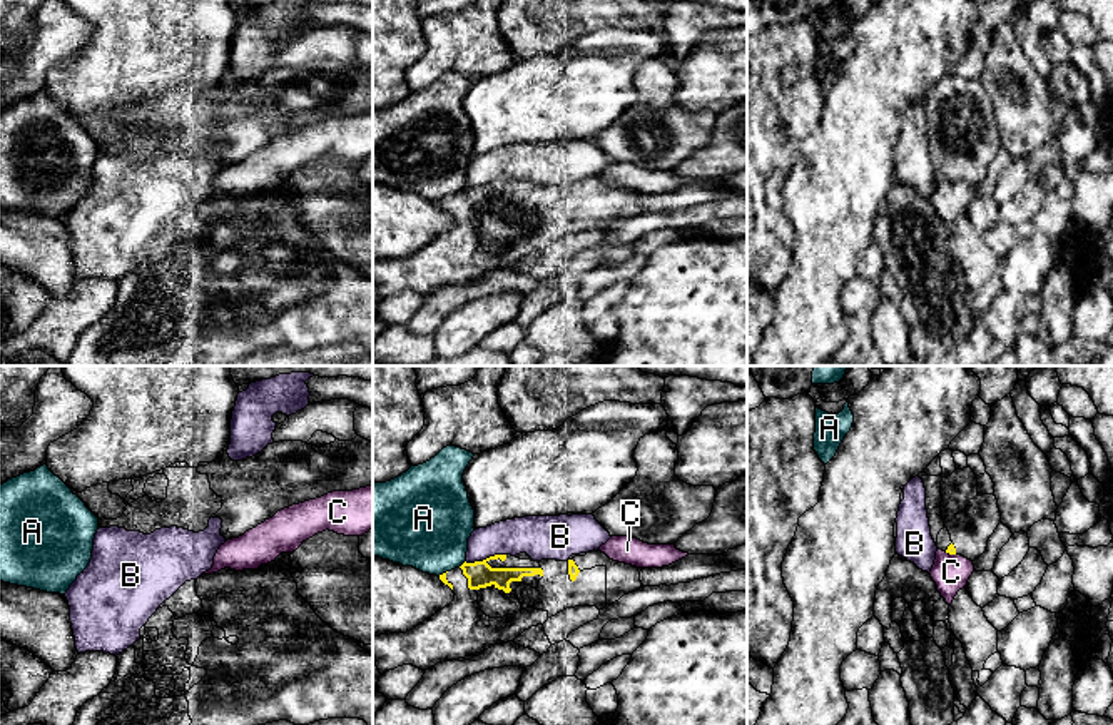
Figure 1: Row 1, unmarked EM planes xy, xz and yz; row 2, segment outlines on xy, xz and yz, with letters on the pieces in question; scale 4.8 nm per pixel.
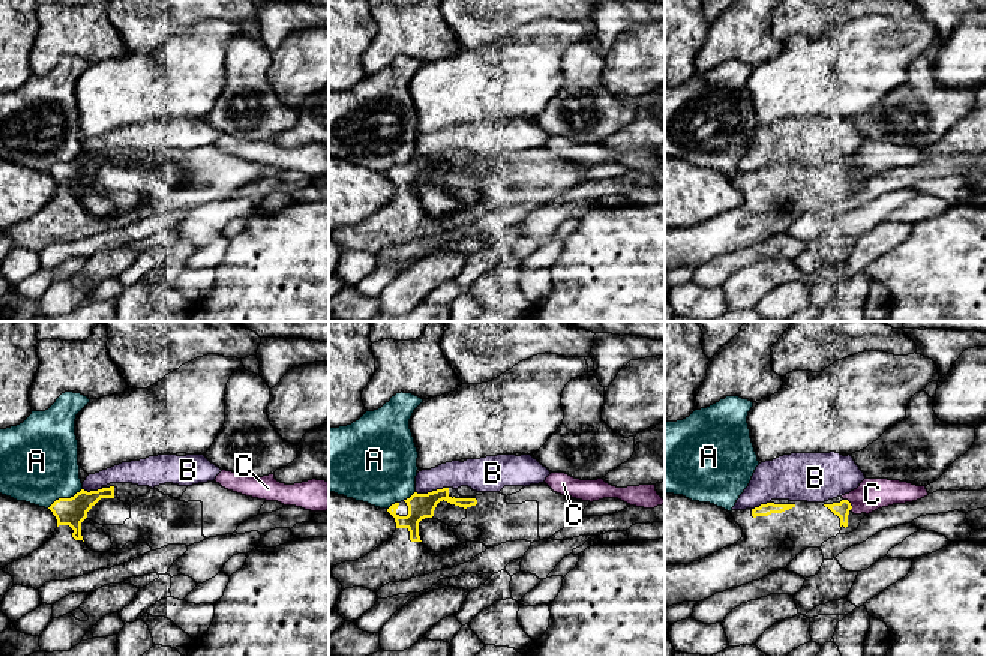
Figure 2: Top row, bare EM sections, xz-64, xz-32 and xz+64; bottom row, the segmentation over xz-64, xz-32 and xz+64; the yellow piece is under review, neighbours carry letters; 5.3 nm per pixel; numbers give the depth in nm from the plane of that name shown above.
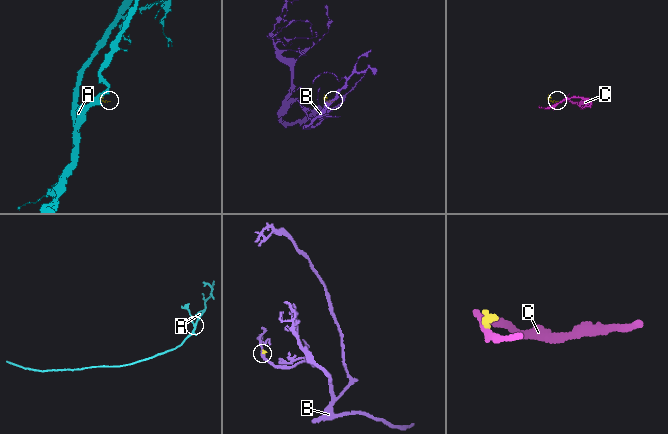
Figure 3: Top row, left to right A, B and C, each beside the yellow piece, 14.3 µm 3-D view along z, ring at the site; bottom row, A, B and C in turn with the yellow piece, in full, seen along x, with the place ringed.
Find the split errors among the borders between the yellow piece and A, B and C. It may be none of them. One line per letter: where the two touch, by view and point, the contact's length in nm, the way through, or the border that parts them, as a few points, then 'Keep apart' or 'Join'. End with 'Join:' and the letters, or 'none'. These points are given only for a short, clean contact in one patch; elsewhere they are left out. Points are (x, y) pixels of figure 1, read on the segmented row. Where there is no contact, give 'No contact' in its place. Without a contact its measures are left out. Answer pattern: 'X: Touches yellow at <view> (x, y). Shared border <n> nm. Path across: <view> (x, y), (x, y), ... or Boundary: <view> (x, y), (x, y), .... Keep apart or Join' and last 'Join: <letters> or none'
A: Touches yellow at xz (463, 563). Shared border 50 nm. Boundary: xz (465, 560), (458, 567). Keep apart
B: Touches yellow at xz (487, 558). Shared border 200 nm. Keep apart
C: Touches yellow at yz (950, 553). Shared border 60 nm. Keep apart
Join: none

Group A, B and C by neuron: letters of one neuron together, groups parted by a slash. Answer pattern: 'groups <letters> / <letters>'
groups A / B / C

